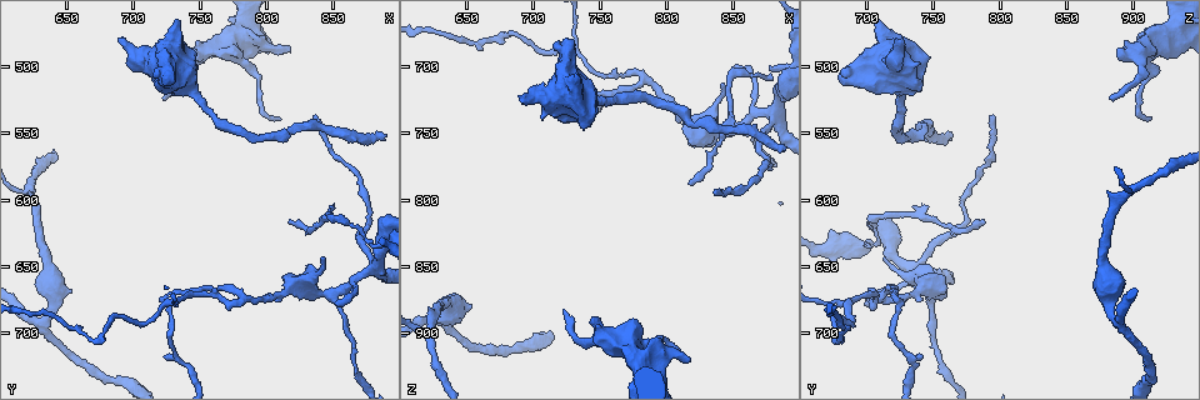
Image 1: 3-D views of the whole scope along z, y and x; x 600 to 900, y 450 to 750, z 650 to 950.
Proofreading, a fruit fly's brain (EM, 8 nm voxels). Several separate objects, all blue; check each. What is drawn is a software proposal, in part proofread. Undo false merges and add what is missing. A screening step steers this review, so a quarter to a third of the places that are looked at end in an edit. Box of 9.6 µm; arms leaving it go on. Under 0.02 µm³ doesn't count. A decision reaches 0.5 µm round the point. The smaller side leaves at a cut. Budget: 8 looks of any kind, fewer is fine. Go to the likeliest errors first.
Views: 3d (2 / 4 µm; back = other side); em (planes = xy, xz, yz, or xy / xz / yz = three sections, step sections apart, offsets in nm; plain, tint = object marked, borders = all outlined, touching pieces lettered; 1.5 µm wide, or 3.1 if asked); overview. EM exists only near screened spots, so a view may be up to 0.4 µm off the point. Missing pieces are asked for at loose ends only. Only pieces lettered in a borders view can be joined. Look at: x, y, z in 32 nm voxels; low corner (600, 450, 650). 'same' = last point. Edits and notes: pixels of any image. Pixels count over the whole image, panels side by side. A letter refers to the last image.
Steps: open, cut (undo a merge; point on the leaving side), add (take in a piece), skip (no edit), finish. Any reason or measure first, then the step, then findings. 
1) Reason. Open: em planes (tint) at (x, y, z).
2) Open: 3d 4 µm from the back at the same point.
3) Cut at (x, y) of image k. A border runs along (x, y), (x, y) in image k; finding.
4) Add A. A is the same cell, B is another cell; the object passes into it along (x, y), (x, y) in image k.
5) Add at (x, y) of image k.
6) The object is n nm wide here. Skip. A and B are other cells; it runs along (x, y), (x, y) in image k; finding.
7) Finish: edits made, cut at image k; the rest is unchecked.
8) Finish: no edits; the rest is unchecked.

Branch stops here. Open: 3d 4 µm at (820, 488, 918).

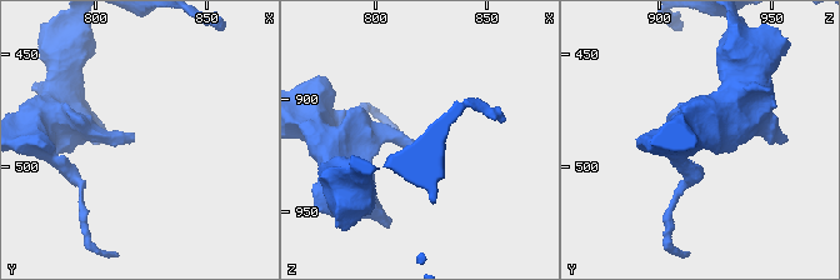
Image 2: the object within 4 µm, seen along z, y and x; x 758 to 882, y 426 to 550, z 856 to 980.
Shape alone is not enough. Open: em planes (borders) at (819, 487, 919).

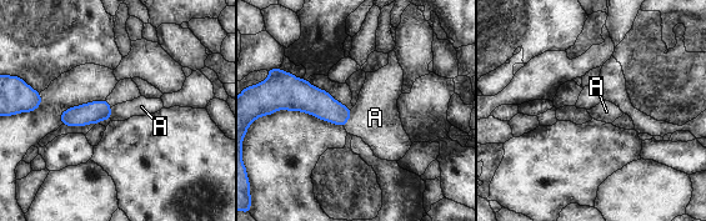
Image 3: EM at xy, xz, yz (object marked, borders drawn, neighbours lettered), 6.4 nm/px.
The longest contact is with A, 120 nm. Add A. A is the same cell; it goes on there.

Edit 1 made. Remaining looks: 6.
See it whole again. Open: overview.

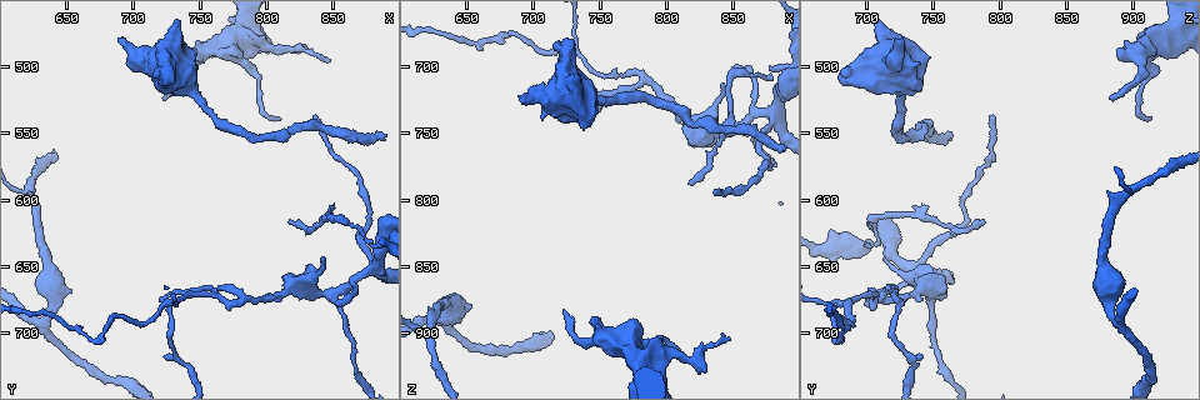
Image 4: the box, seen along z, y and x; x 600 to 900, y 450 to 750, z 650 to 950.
Thick end. Open: 3d 2 µm from the back at (688, 482, 722).

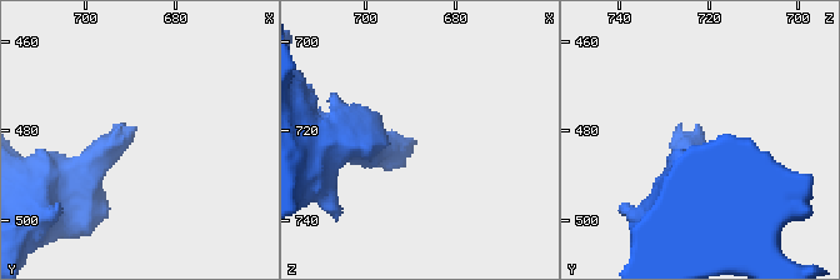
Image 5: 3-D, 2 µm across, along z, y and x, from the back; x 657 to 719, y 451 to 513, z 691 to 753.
Open: em planes (plain) at (689, 483, 723).

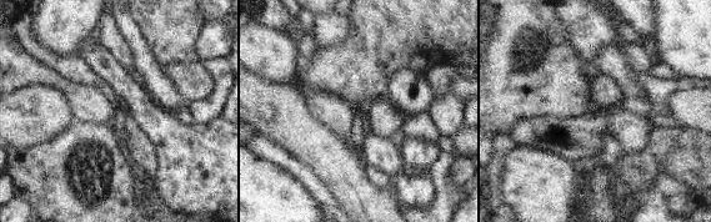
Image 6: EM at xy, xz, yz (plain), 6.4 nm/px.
What lies round it. Open: em planes (borders) at the same point.

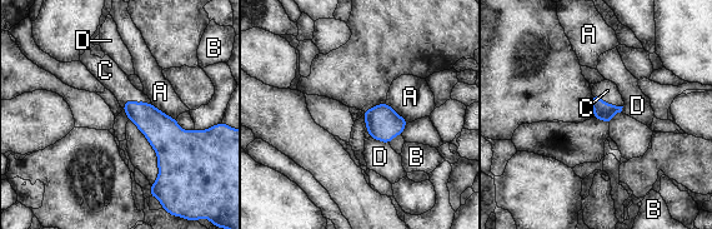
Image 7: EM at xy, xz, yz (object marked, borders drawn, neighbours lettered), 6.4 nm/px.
Add C. C is the same cell, A, B and D are other cells; the object passes into it along (161, 132), (135, 103), (109, 74) in image 7; it goes on there.

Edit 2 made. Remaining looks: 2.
Finish: edits made, add at image 3, add at image 7; the rest is unchecked.

